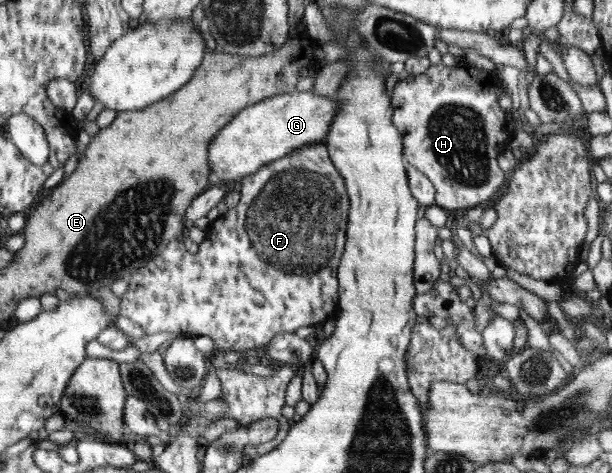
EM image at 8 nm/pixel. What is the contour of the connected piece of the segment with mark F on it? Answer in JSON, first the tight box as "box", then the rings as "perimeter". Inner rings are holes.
{"box":[118,142,349,354],"perimeter":[[[323,142],[298,147],[283,158],[267,163],[254,174],[241,179],[240,200],[236,207],[228,209],[224,215],[211,222],[206,231],[206,239],[199,245],[198,252],[191,255],[182,241],[173,240],[168,243],[166,250],[160,257],[152,258],[141,270],[137,270],[129,279],[128,290],[120,297],[120,311],[118,315],[128,317],[130,321],[140,325],[146,335],[156,335],[162,331],[178,333],[179,337],[196,337],[207,335],[216,344],[216,351],[234,350],[238,353],[253,354],[256,349],[266,346],[277,333],[292,333],[298,327],[323,324],[335,317],[338,312],[337,299],[339,282],[337,270],[346,242],[348,226],[349,197],[346,191],[344,178],[329,158],[327,147]]]}

